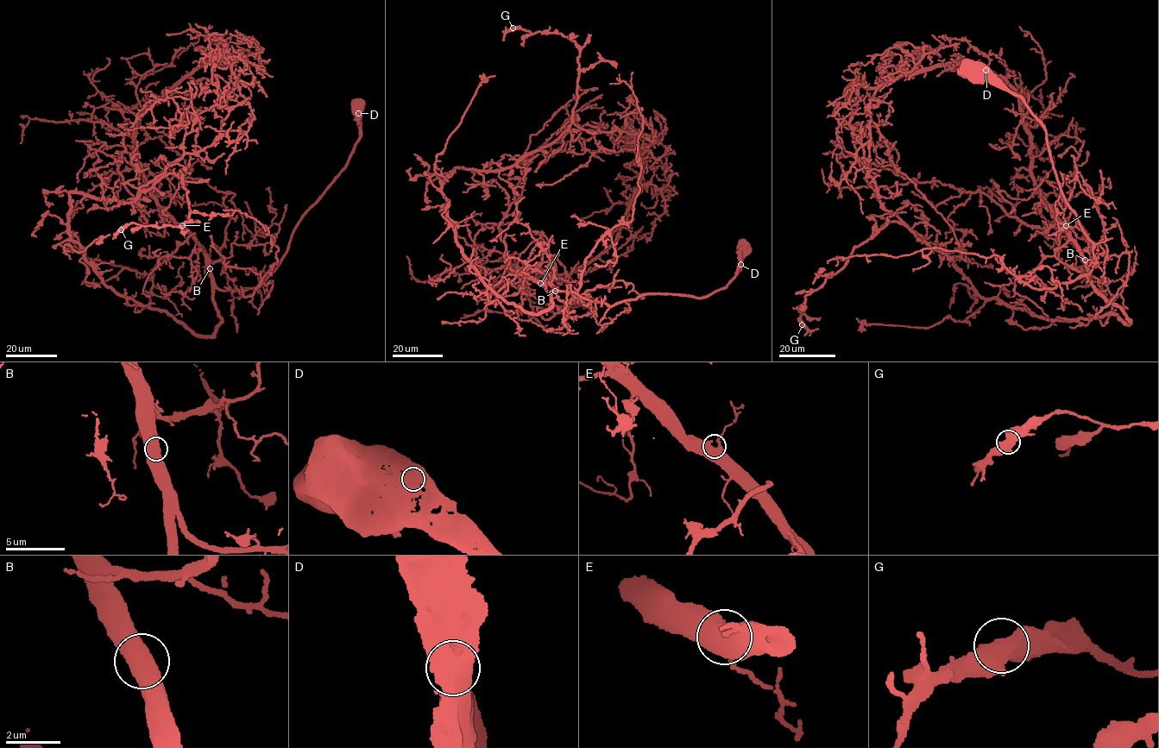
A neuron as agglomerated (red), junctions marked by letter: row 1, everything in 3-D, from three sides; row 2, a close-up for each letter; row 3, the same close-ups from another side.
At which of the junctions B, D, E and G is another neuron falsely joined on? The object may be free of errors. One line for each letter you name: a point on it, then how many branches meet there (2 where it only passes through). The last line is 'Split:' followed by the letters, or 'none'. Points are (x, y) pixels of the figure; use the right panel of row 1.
Split: none

